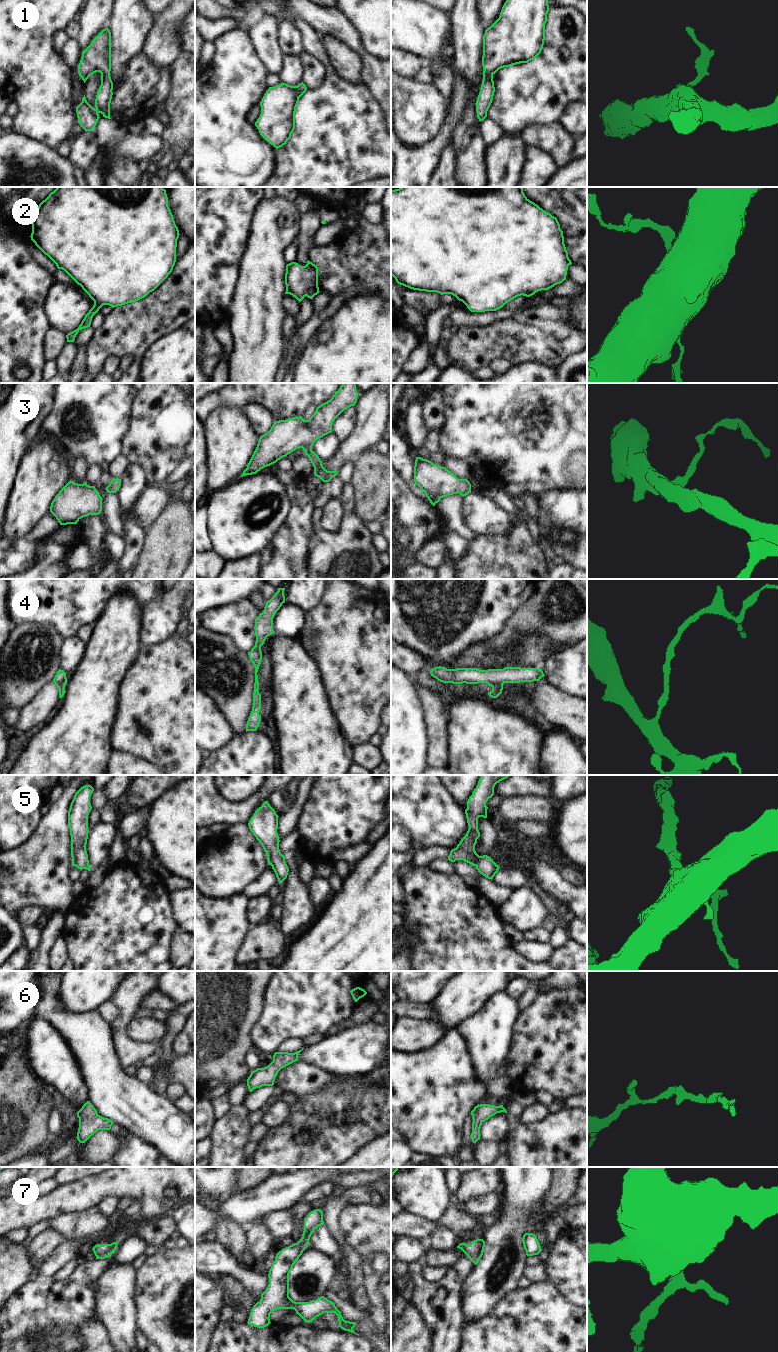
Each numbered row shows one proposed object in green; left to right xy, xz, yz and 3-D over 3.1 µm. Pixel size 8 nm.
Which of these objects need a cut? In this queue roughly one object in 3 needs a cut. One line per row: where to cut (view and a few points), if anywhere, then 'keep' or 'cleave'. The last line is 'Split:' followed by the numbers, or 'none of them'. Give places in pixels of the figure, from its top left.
1: no cut | keep
2: no cut | keep
3: no cut | keep
4: no cut | keep
5: no cut | keep
6: no cut | keep
7: no cut | keep
Split: none of them

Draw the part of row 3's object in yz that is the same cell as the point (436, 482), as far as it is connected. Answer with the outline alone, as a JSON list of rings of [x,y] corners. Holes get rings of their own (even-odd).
[[[421,457],[415,460],[414,482],[433,506],[443,497],[457,493],[464,497],[471,493],[471,484],[467,479],[458,479],[445,467]]]

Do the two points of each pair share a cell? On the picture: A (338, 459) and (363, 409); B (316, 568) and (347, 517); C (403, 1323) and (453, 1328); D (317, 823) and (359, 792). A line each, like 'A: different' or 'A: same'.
A: same
B: same
C: different
D: same

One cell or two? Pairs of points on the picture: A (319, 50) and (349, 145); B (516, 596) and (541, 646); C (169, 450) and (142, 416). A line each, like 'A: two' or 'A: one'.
A: one
B: two
C: one

